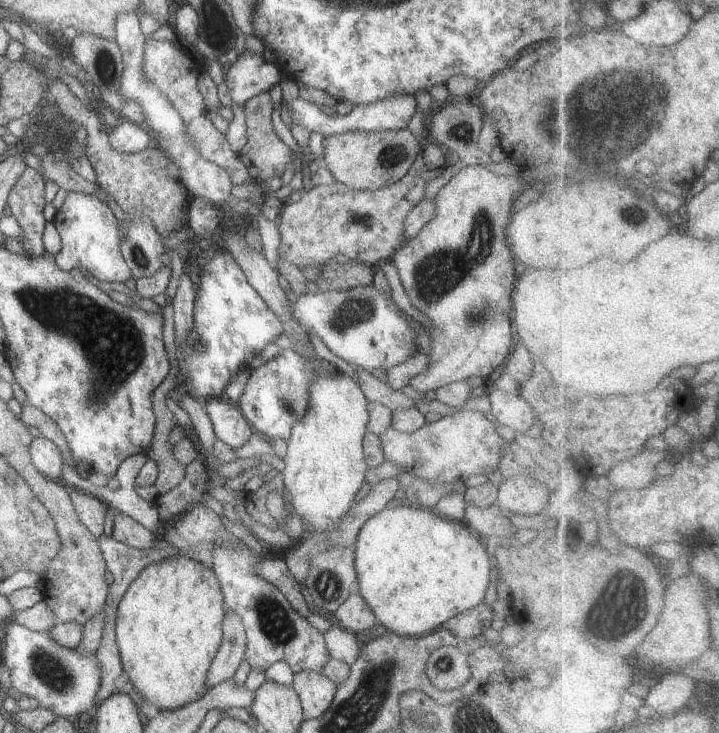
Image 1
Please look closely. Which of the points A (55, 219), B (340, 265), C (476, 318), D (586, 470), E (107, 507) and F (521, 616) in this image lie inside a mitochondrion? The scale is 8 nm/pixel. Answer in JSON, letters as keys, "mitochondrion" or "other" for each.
{"A":"other","B":"other","C":"mitochondrion","D":"other","E":"other","F":"other"}

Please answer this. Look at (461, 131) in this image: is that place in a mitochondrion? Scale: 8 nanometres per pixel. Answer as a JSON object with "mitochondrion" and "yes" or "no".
{"mitochondrion":"yes"}

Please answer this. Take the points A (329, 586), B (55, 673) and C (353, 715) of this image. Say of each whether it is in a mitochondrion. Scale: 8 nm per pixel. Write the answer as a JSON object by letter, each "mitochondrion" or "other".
{"A":"mitochondrion","B":"mitochondrion","C":"mitochondrion"}

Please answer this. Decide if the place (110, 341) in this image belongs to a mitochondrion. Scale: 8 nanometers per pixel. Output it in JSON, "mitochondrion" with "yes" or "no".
{"mitochondrion":"yes"}

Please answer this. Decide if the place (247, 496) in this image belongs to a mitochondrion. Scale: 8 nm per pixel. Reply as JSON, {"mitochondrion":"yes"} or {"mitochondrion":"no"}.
{"mitochondrion":"no"}

